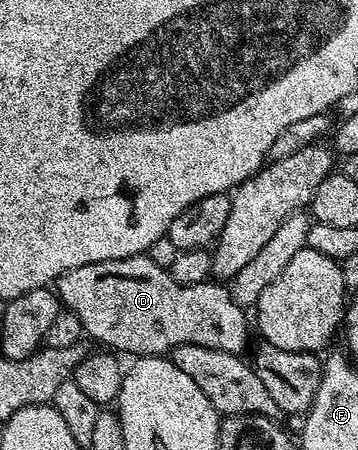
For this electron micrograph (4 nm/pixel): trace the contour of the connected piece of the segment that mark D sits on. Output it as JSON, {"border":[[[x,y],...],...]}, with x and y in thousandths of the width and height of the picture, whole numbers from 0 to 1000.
{"border":[[[411,564],[209,591],[209,600],[187,600],[162,618],[154,647],[173,678],[204,693],[209,707],[221,707],[221,716],[237,727],[237,747],[251,758],[274,756],[282,762],[274,767],[330,784],[363,782],[363,793],[372,796],[461,791],[514,764],[578,769],[589,778],[623,778],[634,787],[673,787],[696,764],[698,704],[696,711],[684,704],[687,687],[656,673],[626,629],[506,633],[480,622],[464,598],[433,591],[433,582],[422,582]]]}

